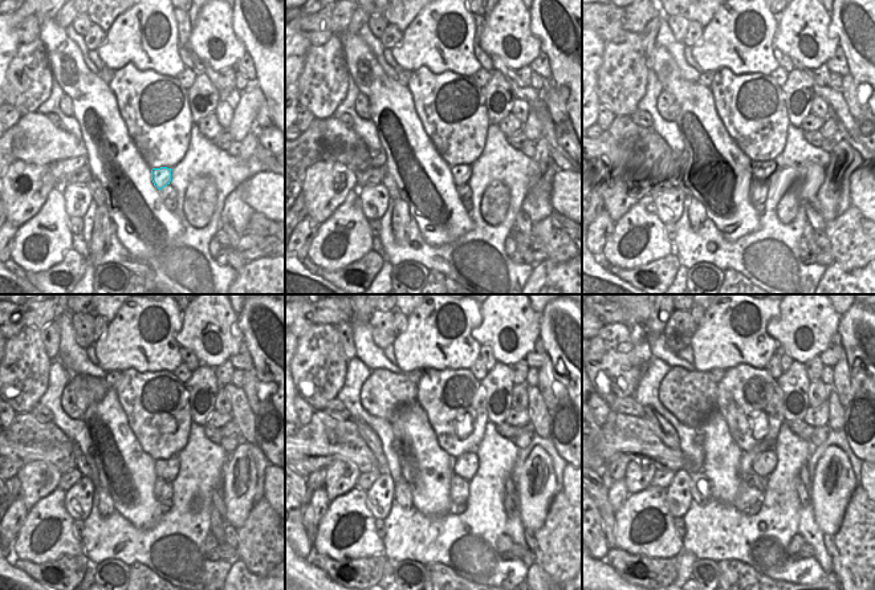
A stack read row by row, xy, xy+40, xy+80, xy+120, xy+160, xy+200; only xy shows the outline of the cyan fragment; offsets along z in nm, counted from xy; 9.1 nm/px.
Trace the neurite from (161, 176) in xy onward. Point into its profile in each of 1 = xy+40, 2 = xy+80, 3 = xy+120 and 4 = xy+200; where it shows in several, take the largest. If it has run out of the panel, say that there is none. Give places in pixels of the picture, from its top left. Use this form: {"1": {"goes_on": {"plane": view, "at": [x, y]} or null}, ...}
{"1": {"goes_on": {"plane": "xy+40", "at": [462, 173]}}, "2": {"goes_on": {"plane": "xy+80", "at": [760, 173]}}, "3": {"goes_on": {"plane": "xy+120", "at": [167, 470]}}, "4": {"goes_on": {"plane": "xy+200", "at": [764, 464]}}}

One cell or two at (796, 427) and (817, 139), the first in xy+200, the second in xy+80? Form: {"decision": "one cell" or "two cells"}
{"decision": "one cell"}

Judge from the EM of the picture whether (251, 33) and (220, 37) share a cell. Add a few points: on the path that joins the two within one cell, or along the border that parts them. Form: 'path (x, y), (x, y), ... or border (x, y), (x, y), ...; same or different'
border (232, 13), (232, 29), (247, 52); different

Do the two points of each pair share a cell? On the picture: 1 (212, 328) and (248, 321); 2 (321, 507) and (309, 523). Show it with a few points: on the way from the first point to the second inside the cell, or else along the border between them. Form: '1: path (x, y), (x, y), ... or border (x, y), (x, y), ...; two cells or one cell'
1: border (237, 314), (237, 328), (244, 340); two cells
2: path (317, 511), (310, 519); one cell

